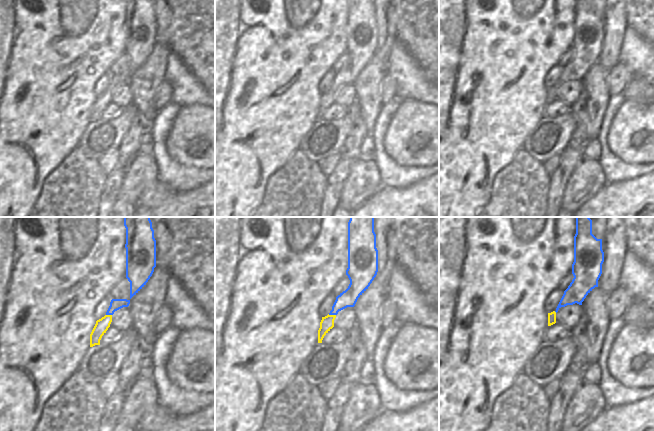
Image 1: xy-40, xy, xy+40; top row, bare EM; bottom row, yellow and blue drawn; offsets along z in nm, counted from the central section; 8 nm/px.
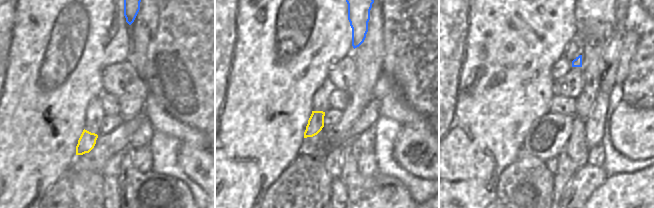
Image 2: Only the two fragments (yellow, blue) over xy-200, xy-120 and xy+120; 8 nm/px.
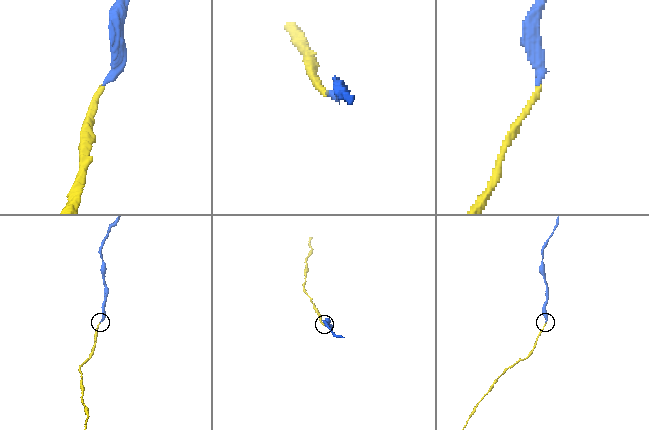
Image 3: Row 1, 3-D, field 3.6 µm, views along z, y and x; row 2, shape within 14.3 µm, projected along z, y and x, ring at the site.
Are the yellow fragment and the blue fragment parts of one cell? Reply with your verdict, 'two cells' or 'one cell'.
one cell

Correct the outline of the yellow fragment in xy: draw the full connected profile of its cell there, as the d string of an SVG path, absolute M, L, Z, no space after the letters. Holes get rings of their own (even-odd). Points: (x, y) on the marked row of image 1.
M350 217L348 222L348 288L340 293L330 313L322 317L318 343L334 327L339 311L354 307L358 298L368 289L378 272L378 250L374 232L374 217Z

